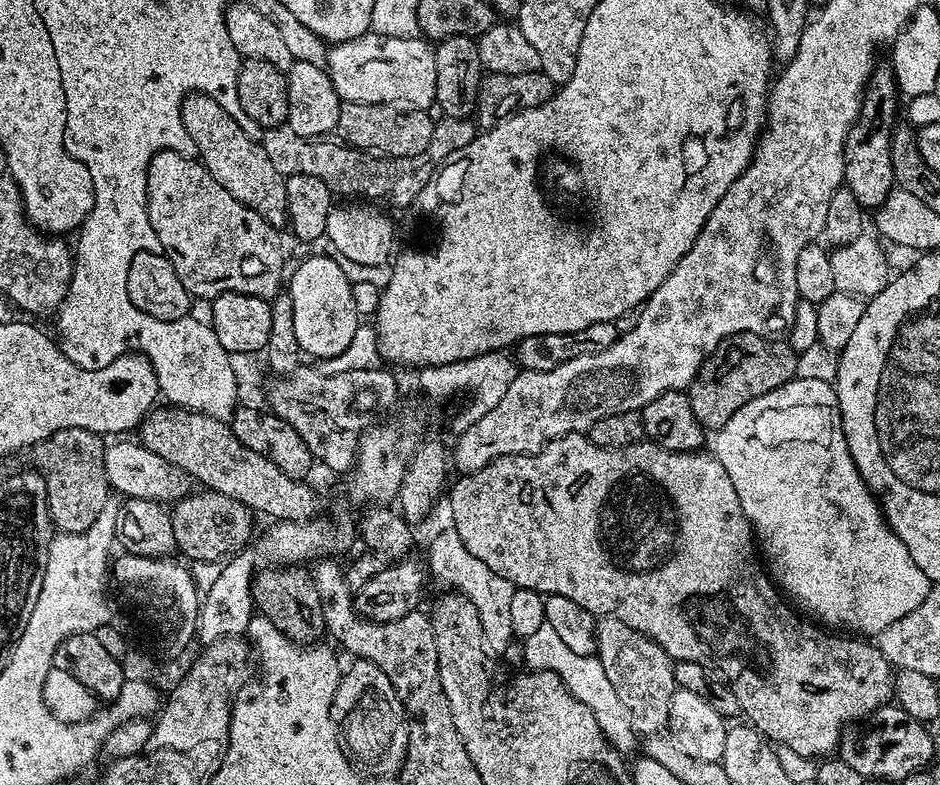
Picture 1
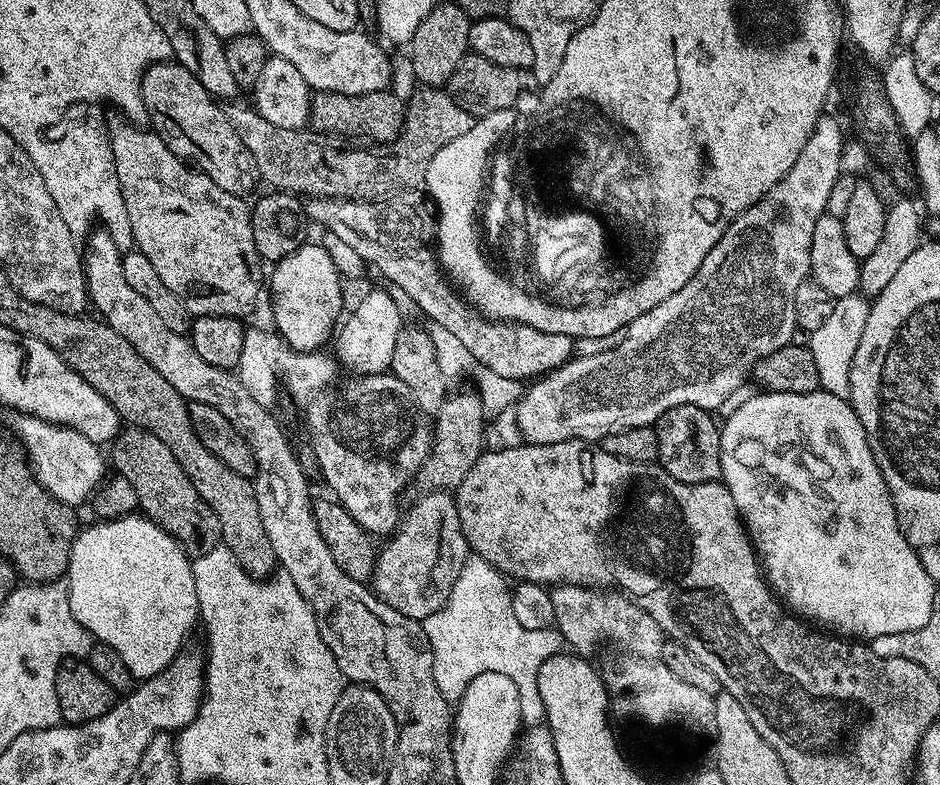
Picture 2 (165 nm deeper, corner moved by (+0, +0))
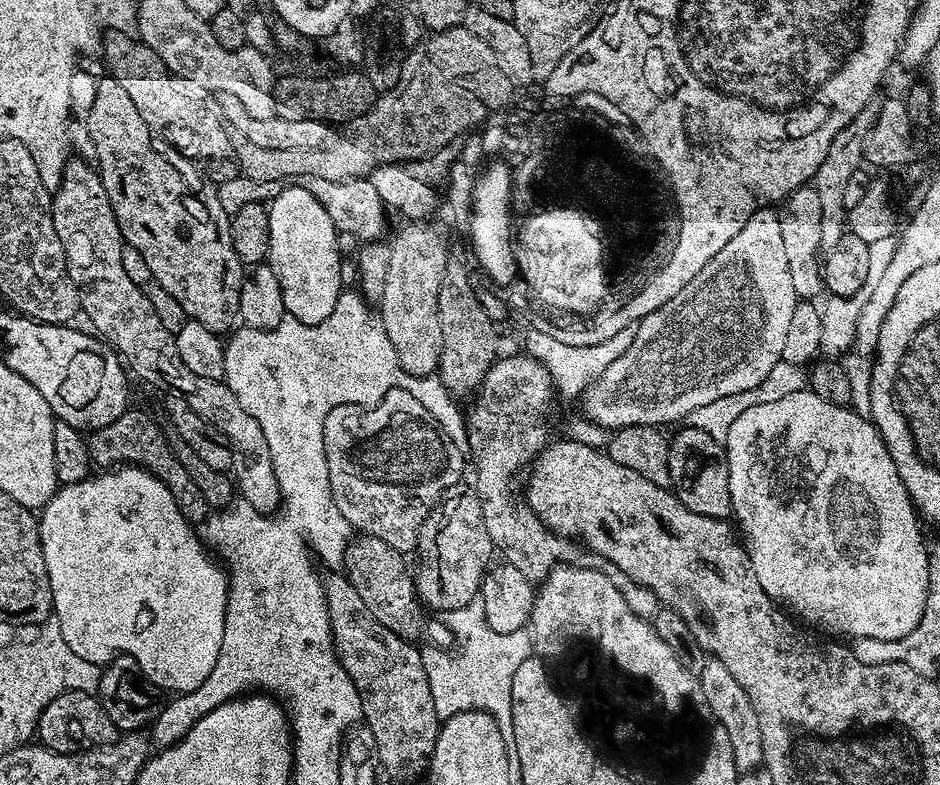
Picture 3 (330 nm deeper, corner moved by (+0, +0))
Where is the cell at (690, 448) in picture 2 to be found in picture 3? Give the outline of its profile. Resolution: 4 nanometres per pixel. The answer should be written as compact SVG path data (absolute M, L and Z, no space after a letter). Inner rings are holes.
M686 426L668 445L670 478L672 488L679 493L680 501L694 514L706 514L719 520L728 520L732 516L730 498L730 470L725 445L706 434L706 431Z

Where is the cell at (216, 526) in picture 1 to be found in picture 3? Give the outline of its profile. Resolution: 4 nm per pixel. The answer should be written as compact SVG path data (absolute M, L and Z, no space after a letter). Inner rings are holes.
M135 410L124 412L114 422L110 422L110 426L95 429L87 437L86 443L93 465L135 466L153 472L168 487L178 510L189 522L203 522L208 519L210 509L202 490L194 486L194 478L190 478L186 466L182 466L182 462L178 462L172 452L165 429L156 425L156 420L150 413Z

